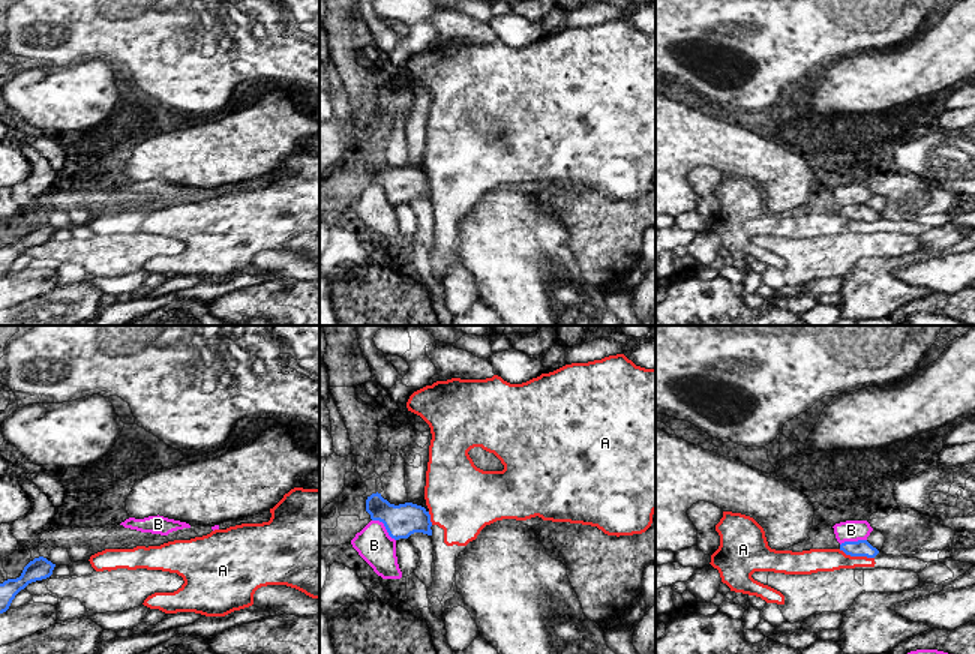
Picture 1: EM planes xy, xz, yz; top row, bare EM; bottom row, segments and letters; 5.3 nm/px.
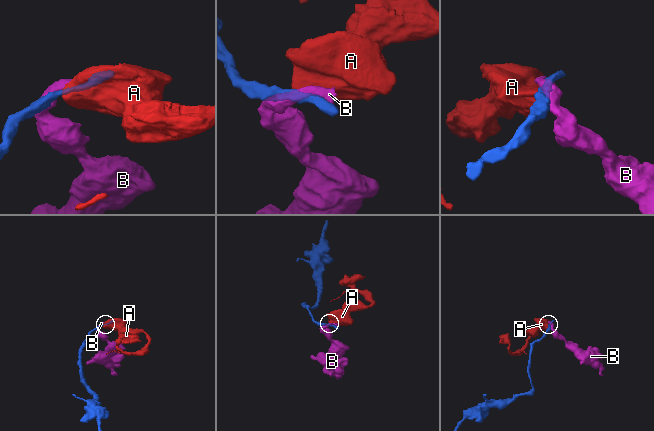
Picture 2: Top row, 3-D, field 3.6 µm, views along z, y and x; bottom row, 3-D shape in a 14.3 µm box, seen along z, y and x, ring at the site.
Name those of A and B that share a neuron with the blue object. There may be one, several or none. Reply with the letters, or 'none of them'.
none of them

